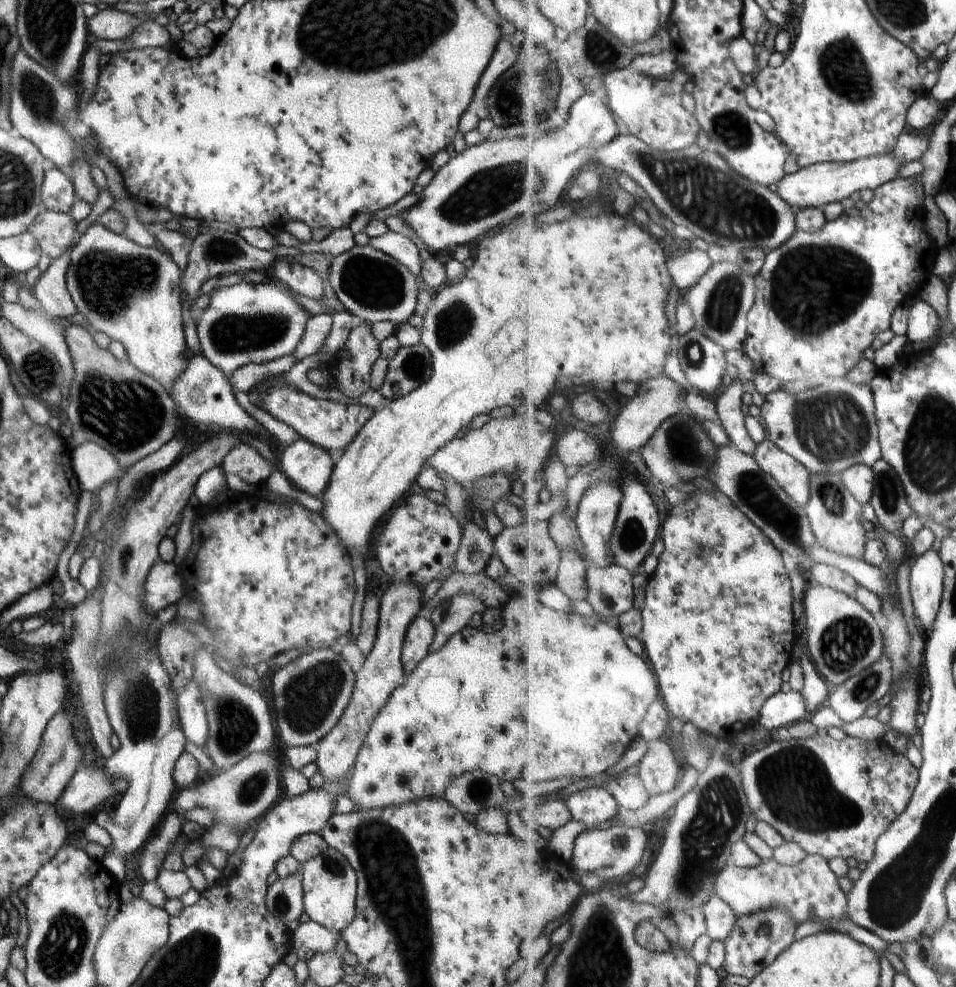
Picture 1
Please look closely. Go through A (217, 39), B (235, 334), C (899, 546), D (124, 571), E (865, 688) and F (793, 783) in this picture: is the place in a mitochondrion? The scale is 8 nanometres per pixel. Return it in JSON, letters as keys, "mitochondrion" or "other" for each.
{"A":"other","B":"mitochondrion","C":"other","D":"mitochondrion","E":"mitochondrion","F":"mitochondrion"}

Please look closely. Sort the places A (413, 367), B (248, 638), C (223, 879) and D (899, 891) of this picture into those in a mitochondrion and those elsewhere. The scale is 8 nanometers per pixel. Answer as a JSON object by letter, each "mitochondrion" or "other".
{"A":"mitochondrion","B":"other","C":"other","D":"mitochondrion"}

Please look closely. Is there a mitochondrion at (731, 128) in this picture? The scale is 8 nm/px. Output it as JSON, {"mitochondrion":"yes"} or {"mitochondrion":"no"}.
{"mitochondrion":"yes"}

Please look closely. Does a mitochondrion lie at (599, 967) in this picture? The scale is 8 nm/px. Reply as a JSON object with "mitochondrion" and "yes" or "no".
{"mitochondrion":"yes"}

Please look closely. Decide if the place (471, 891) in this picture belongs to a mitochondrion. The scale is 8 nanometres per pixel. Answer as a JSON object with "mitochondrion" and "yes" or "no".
{"mitochondrion":"no"}

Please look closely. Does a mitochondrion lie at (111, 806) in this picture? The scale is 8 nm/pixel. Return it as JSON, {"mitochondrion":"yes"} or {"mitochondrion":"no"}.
{"mitochondrion":"no"}

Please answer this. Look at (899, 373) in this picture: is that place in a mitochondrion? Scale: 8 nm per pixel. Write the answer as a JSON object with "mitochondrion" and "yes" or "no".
{"mitochondrion":"no"}

